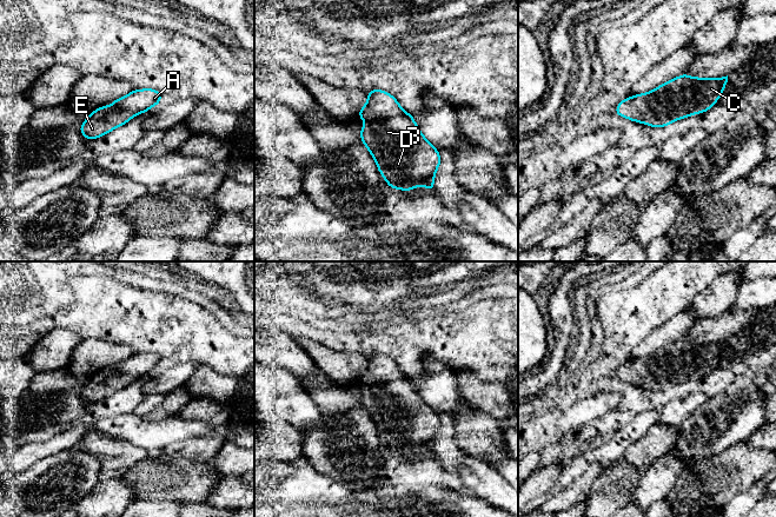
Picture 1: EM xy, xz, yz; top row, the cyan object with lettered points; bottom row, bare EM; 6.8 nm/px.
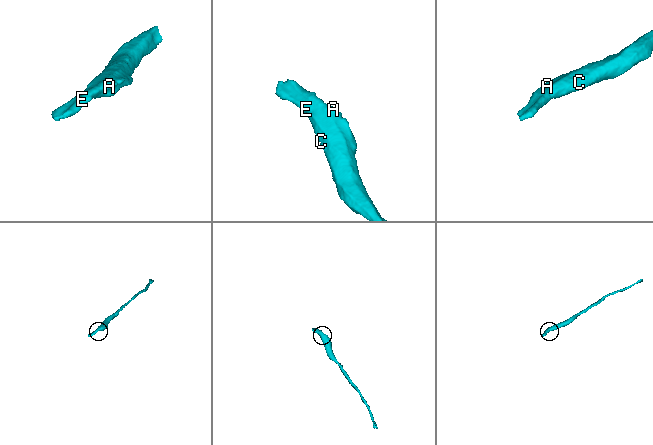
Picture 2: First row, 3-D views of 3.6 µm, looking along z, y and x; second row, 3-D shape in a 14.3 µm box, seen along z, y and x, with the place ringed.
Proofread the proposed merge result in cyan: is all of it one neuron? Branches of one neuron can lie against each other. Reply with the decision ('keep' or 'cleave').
keep

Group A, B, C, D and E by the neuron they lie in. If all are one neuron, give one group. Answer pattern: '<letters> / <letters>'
A B C D E

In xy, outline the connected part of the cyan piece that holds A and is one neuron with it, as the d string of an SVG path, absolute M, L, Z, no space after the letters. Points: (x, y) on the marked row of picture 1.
M133 90L113 100L111 106L101 106L88 114L79 130L87 140L100 138L160 102L161 93L157 90Z

